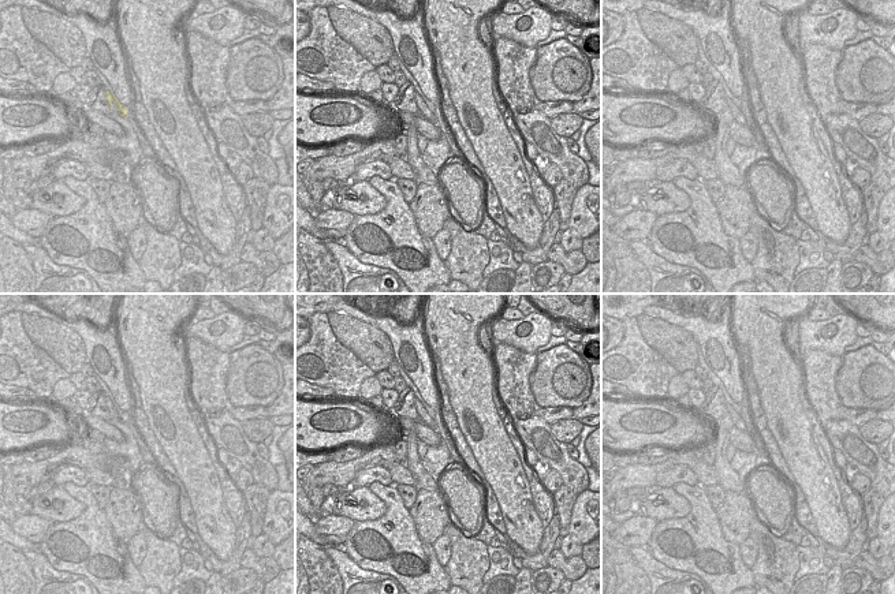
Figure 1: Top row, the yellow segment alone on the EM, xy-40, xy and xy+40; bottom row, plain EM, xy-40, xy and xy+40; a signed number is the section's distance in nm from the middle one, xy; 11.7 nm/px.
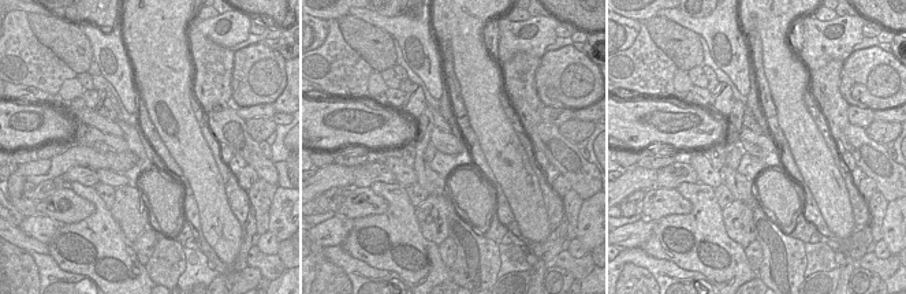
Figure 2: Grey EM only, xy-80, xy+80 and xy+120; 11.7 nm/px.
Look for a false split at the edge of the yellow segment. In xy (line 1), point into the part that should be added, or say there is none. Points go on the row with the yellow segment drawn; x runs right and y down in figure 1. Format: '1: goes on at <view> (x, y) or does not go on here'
1: does not go on here

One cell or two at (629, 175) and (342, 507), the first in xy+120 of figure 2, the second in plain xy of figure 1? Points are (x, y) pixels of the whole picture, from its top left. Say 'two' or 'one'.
two

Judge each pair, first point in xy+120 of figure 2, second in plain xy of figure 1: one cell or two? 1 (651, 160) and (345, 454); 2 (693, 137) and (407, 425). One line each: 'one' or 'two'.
1: one
2: two

